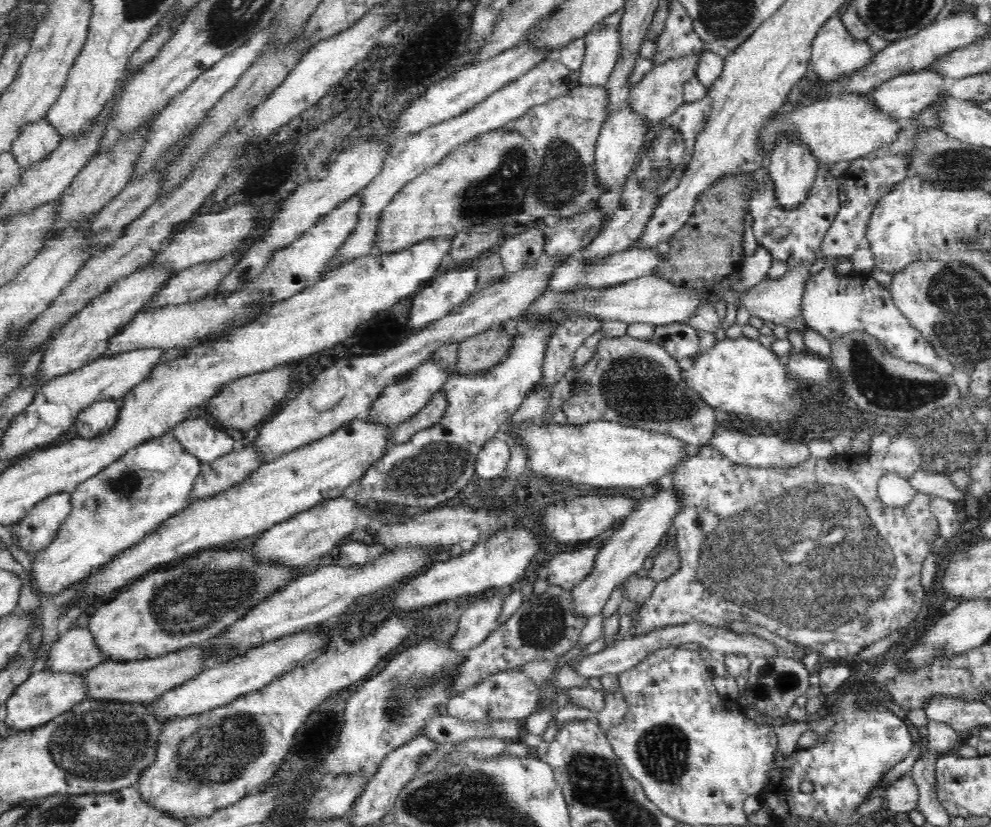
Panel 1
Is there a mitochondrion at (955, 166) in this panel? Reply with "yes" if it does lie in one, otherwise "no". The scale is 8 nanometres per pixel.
yes

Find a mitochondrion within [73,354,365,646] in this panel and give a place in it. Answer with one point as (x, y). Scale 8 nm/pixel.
(195, 602)

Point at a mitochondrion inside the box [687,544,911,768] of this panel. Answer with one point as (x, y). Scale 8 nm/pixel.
(769, 684)

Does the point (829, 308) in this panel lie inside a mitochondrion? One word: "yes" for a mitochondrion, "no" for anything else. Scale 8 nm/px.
no

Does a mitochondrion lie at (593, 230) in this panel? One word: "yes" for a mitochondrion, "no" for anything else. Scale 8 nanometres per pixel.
no

